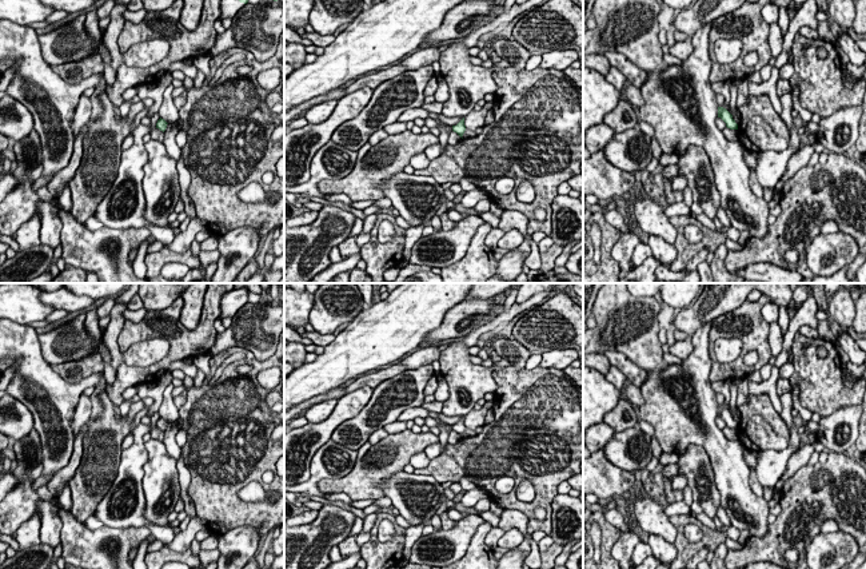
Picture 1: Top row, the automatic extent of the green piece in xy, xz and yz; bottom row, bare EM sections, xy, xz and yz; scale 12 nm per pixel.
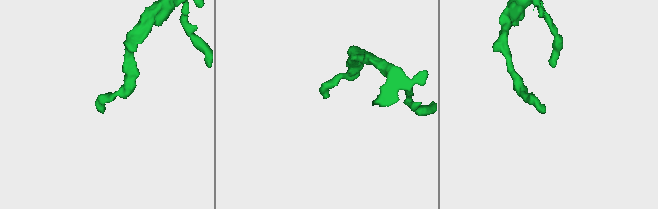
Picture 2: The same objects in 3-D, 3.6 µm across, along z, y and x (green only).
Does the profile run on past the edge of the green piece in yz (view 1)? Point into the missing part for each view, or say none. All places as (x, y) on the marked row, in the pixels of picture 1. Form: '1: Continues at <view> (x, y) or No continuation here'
1: No continuation here

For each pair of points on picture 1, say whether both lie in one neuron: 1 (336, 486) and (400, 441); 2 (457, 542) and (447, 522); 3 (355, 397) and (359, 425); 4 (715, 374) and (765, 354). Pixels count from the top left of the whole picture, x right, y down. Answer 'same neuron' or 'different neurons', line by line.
1: same neuron
2: different neurons
3: different neurons
4: same neuron

